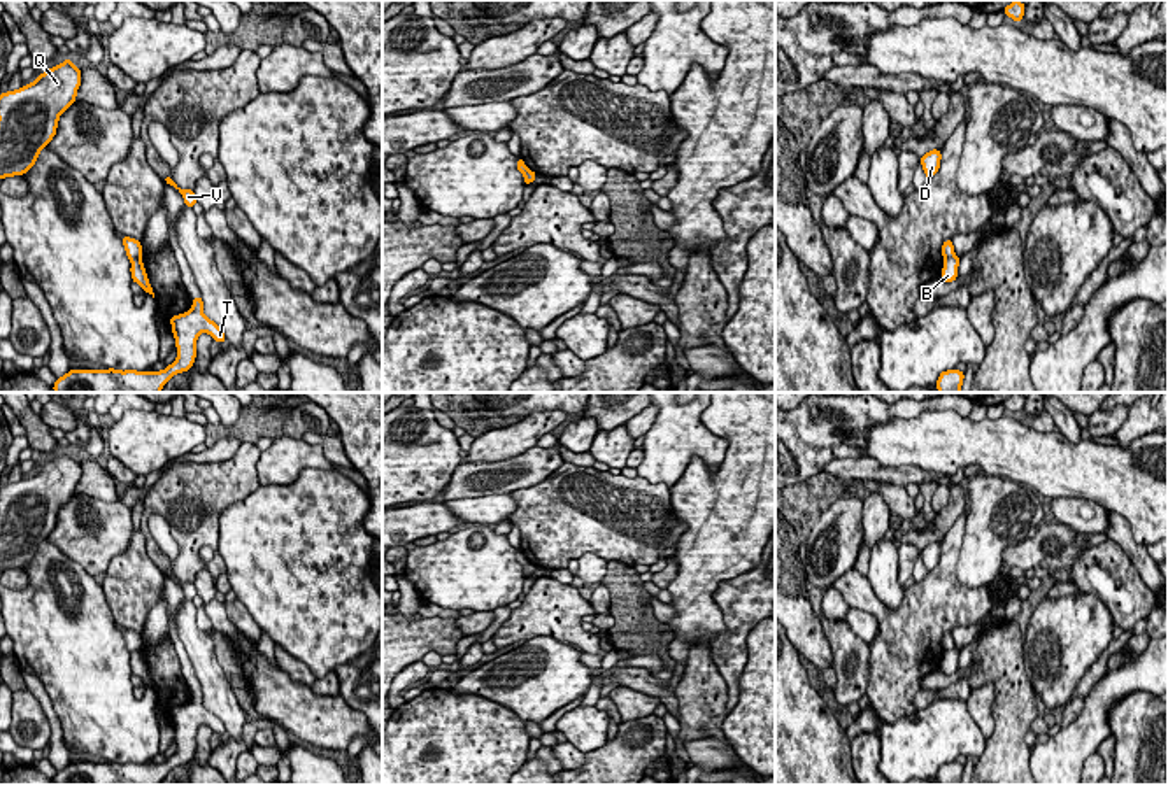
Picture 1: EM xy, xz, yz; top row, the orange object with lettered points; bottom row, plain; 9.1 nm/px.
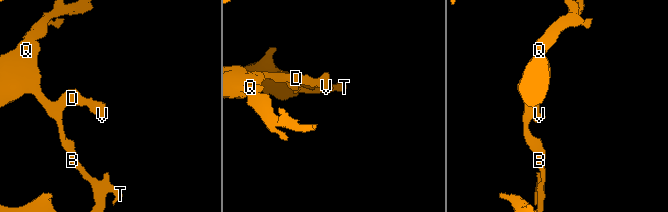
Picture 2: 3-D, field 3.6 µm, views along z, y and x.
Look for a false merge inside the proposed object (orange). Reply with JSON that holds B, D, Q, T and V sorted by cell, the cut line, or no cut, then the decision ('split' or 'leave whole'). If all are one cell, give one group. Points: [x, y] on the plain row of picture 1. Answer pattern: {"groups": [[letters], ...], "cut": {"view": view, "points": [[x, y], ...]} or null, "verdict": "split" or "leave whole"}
{"groups": [["B", "T"], ["D", "Q", "V"]], "cut": {"view": "xy", "points": [[139, 649], [130, 652]]}, "verdict": "split"}

